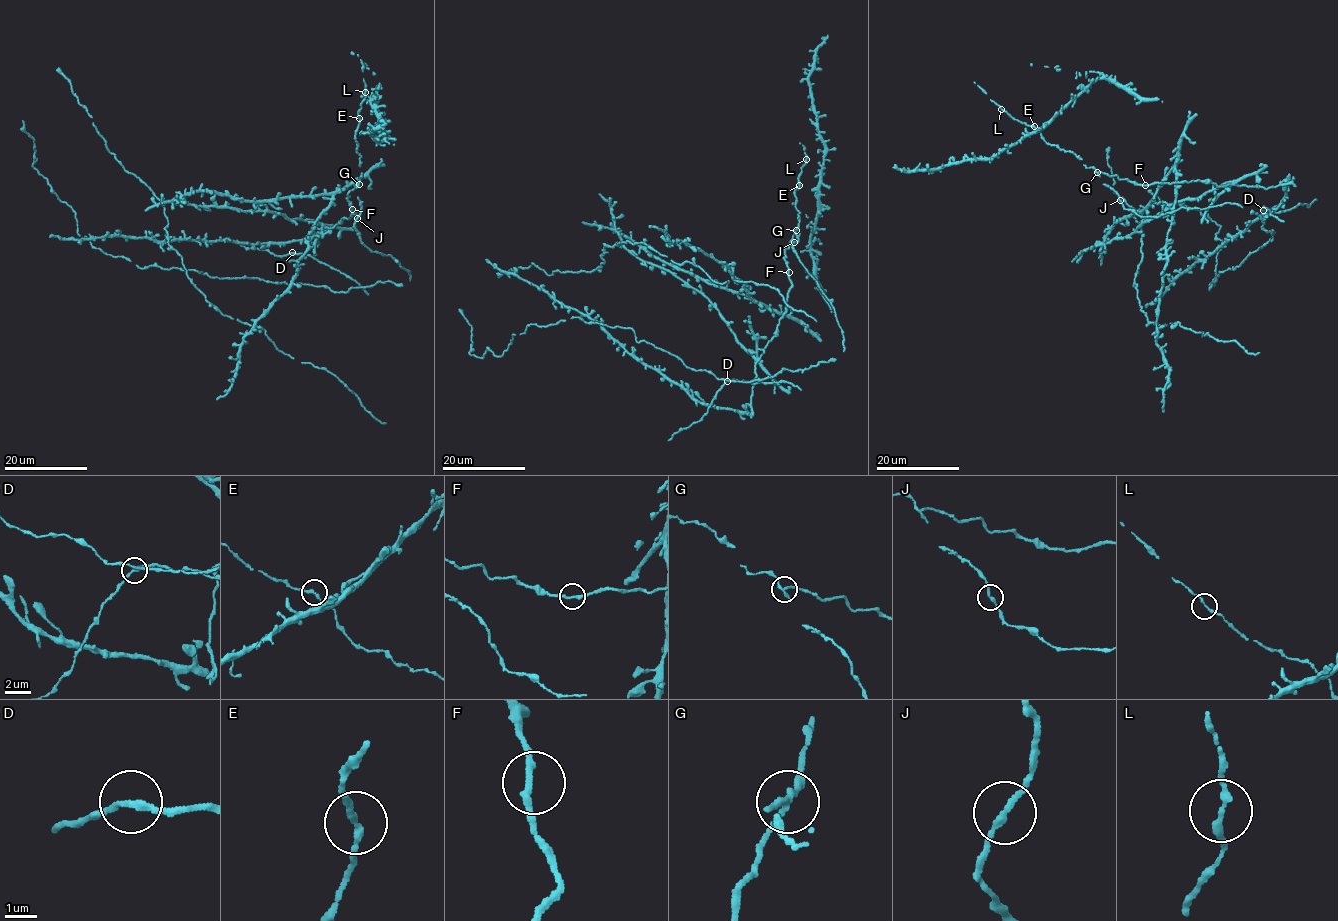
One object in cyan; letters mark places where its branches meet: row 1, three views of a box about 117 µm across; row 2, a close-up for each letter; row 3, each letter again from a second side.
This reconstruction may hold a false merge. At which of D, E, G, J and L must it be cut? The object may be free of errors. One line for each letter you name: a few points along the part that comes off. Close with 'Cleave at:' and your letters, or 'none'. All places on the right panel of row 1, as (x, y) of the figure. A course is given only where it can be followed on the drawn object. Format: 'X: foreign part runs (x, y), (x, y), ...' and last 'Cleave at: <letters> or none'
G: foreign part runs (1098, 172), (1143, 185), (1207, 180), (1218, 186), (1230, 184), (1266, 189), (1280, 184), (1296, 186)
Cleave at: G

